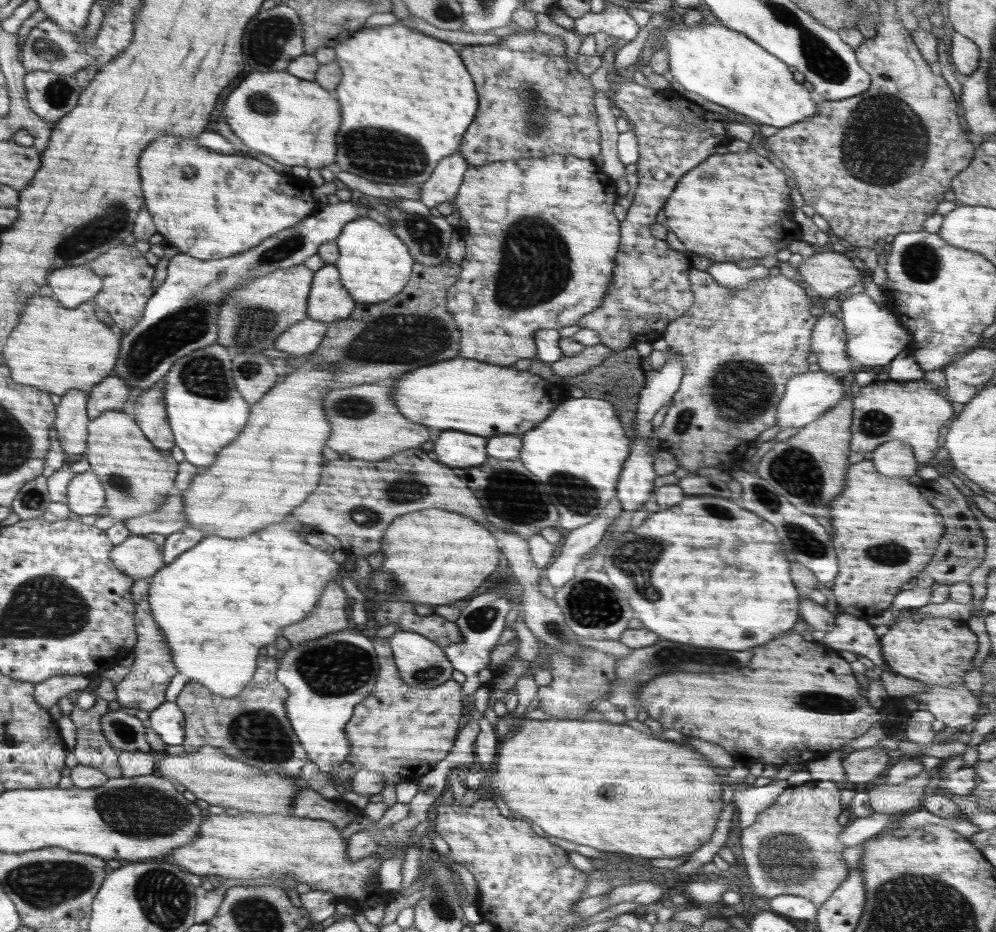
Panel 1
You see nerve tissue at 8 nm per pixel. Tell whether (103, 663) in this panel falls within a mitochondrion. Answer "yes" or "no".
no

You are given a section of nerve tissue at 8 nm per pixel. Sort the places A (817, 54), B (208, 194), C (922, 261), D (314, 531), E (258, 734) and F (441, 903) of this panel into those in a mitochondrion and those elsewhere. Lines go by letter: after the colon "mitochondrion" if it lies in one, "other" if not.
A: mitochondrion
B: other
C: mitochondrion
D: other
E: mitochondrion
F: mitochondrion

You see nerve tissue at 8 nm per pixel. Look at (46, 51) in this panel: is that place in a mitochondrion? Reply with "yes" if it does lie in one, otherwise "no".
yes

